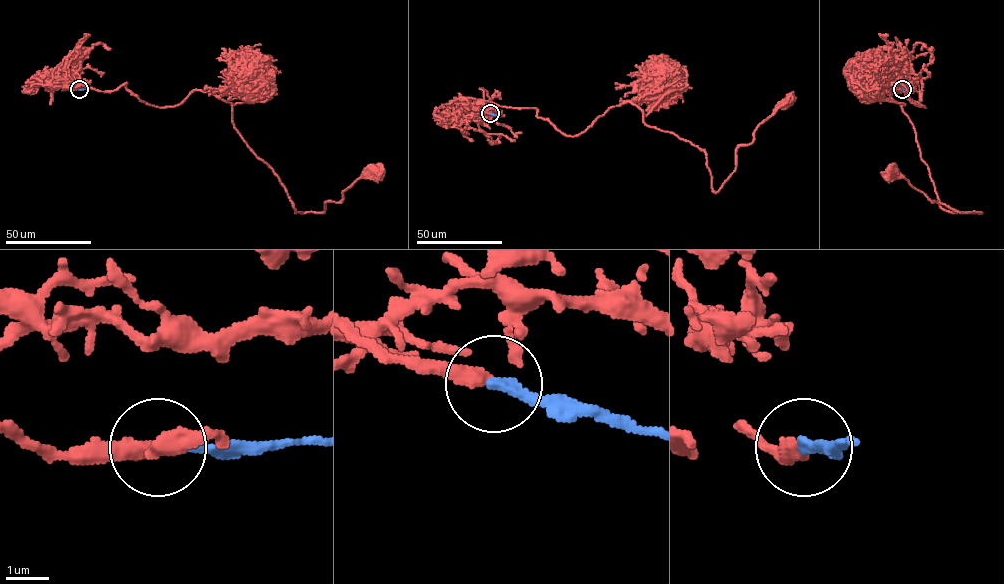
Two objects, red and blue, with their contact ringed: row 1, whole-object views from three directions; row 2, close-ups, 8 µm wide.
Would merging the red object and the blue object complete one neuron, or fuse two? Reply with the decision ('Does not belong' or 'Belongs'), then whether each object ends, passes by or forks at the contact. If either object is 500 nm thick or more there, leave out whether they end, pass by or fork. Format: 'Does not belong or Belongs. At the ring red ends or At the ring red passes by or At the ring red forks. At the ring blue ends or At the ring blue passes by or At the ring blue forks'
Belongs. At the ring red ends. At the ring blue ends

